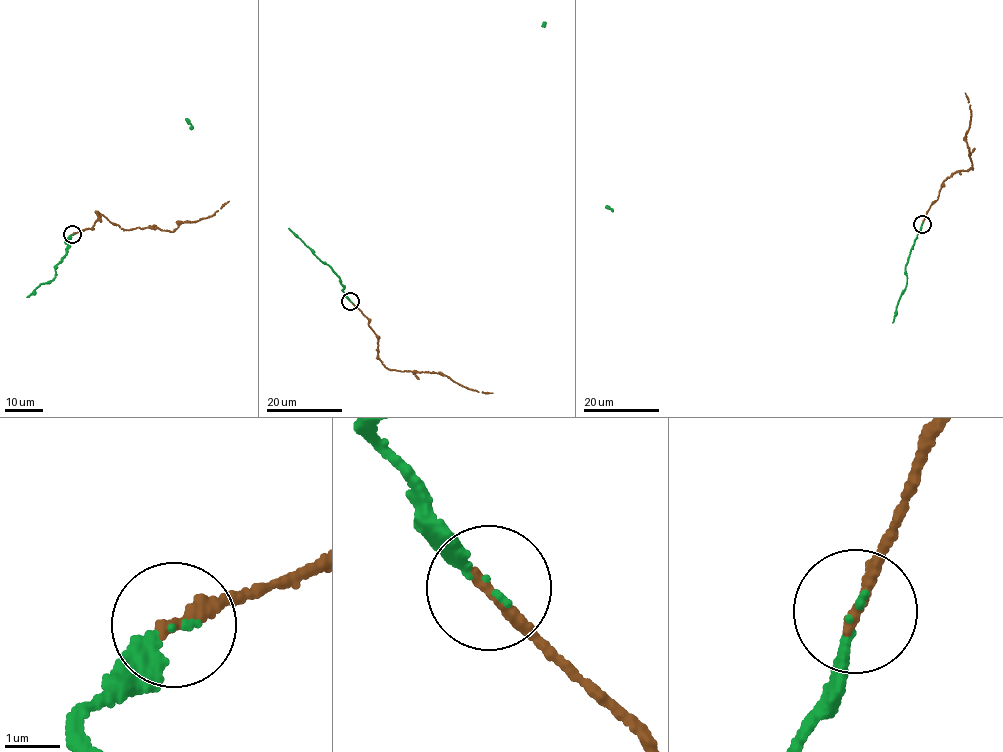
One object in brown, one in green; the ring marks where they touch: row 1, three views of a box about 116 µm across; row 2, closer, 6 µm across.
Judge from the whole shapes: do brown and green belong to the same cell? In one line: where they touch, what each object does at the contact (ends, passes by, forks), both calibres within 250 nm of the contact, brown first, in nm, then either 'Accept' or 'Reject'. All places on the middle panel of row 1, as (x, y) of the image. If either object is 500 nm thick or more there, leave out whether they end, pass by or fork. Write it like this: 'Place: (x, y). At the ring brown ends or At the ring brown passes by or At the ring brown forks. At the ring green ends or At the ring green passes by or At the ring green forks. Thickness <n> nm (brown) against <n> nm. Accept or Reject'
Place: (350, 301). At the ring brown ends. At the ring green ends. Thickness 240 nm (brown) against 130 nm. Accept

